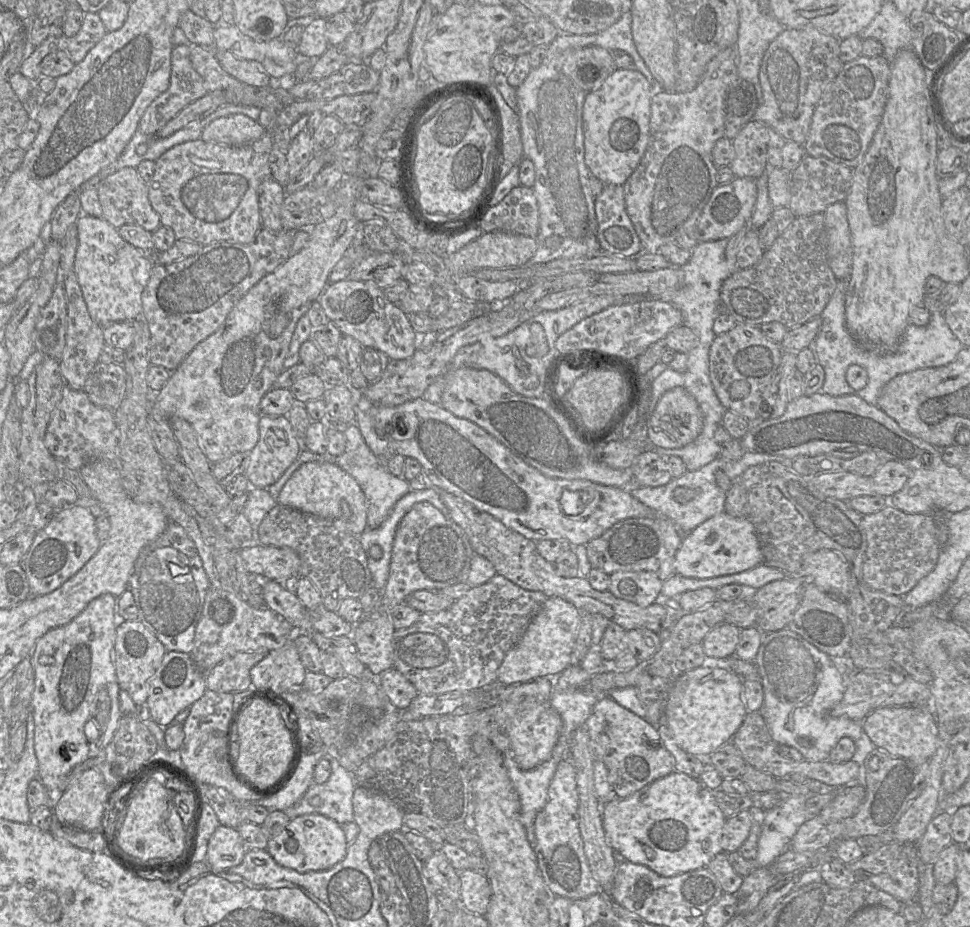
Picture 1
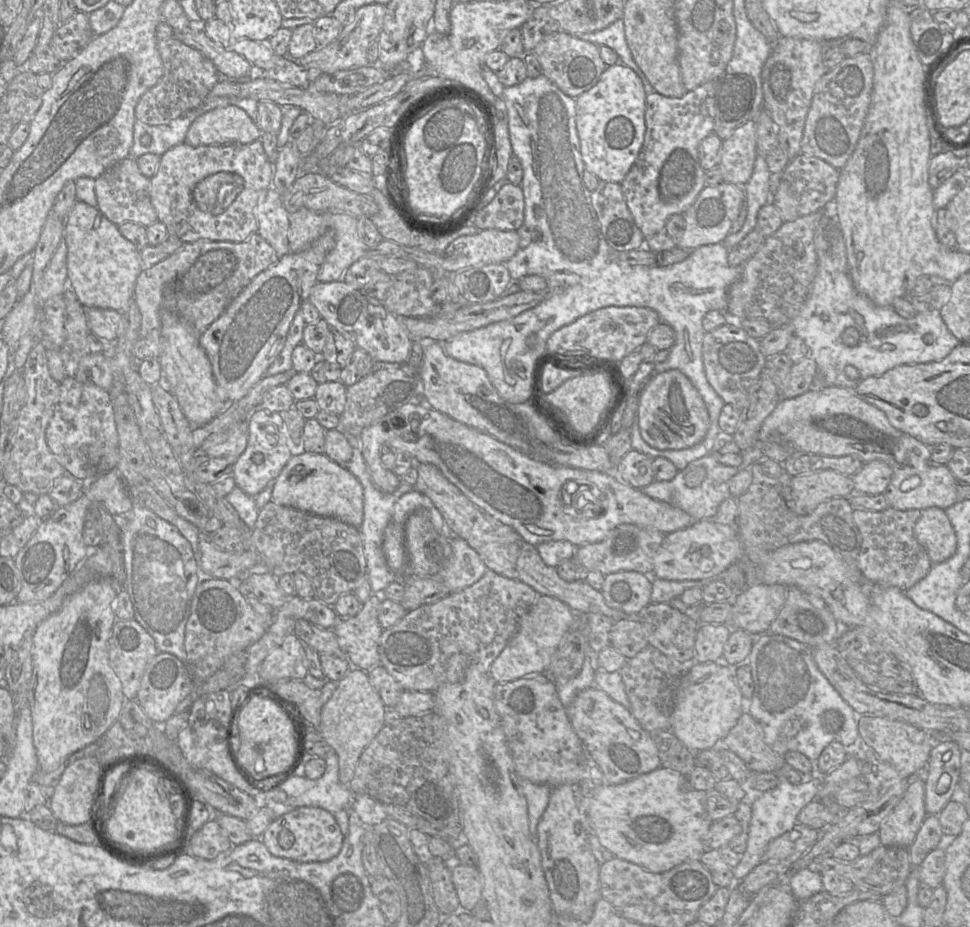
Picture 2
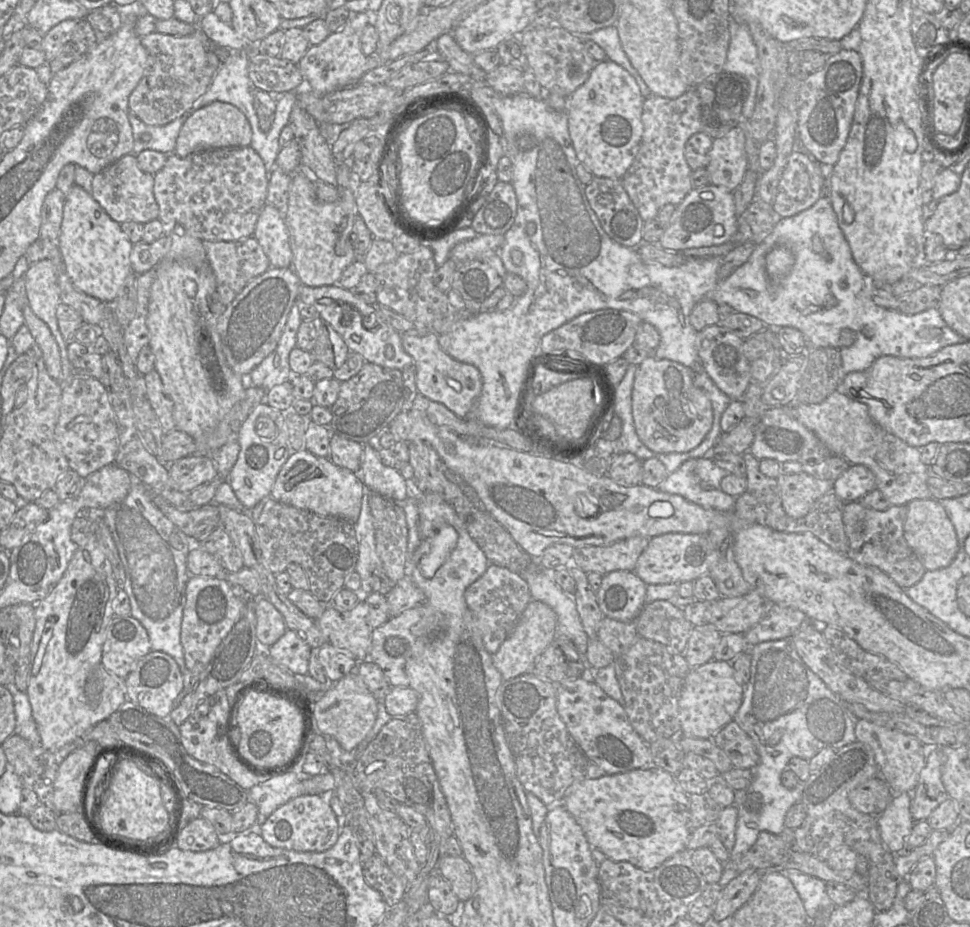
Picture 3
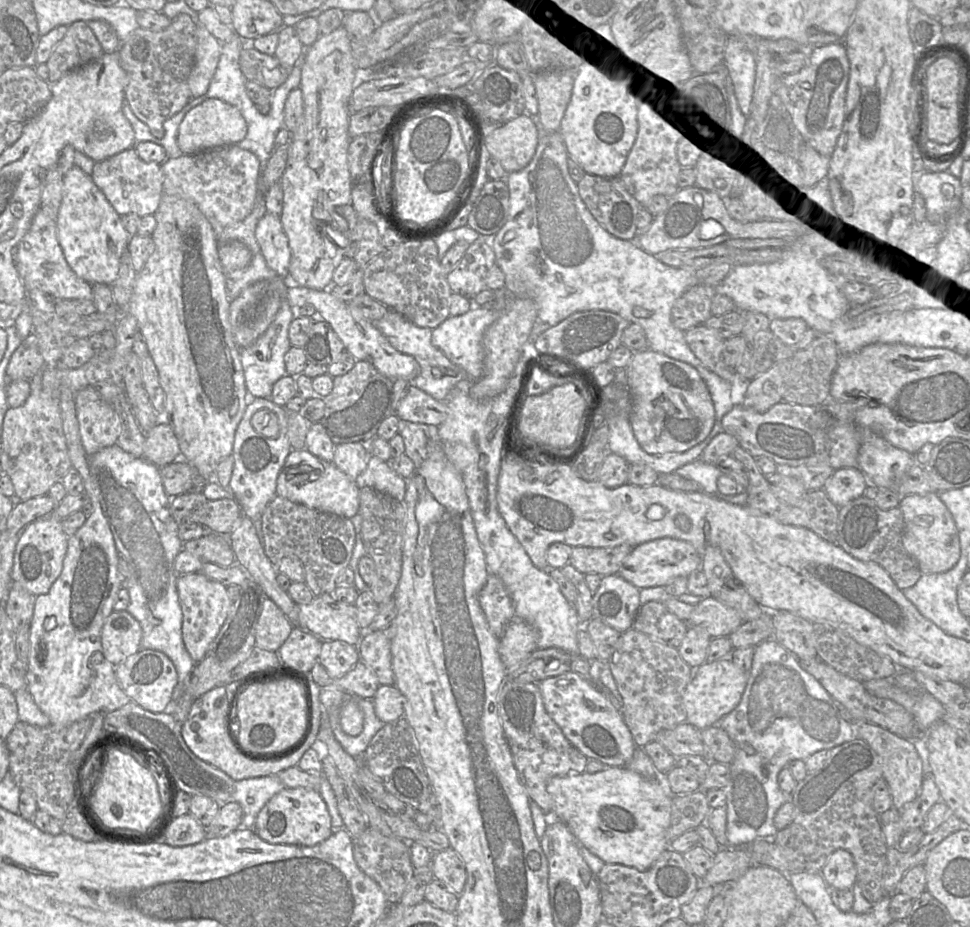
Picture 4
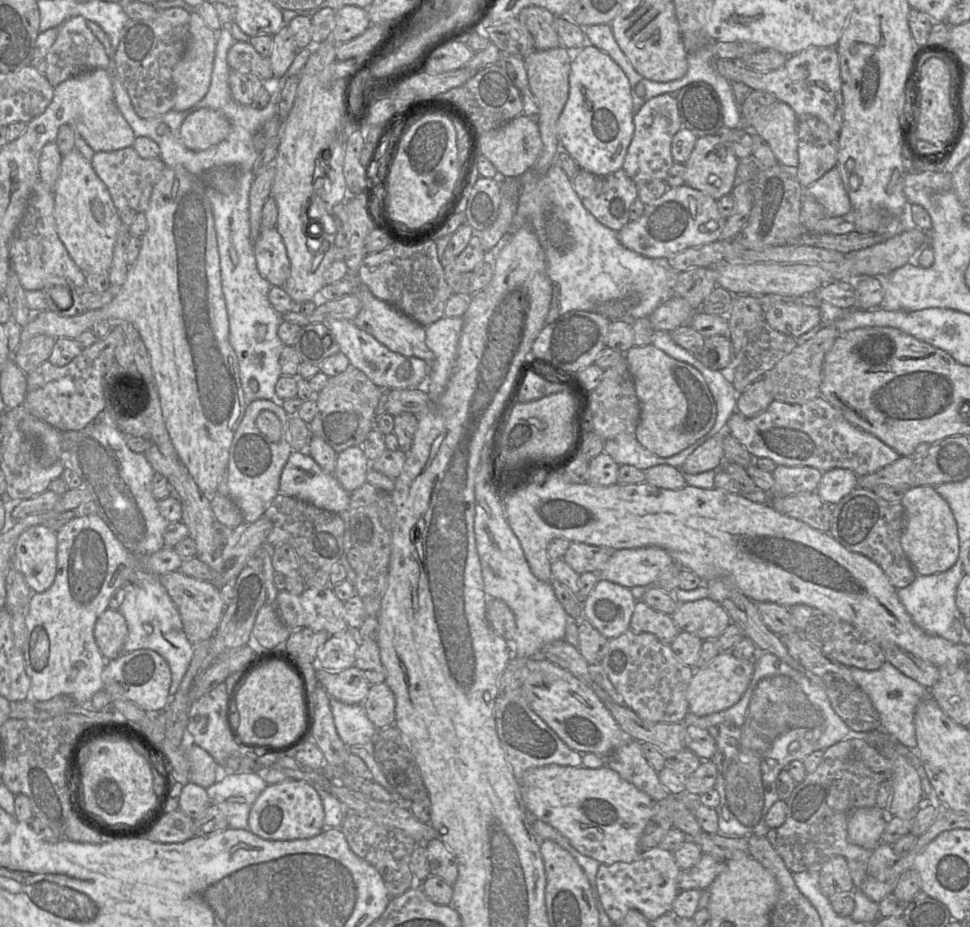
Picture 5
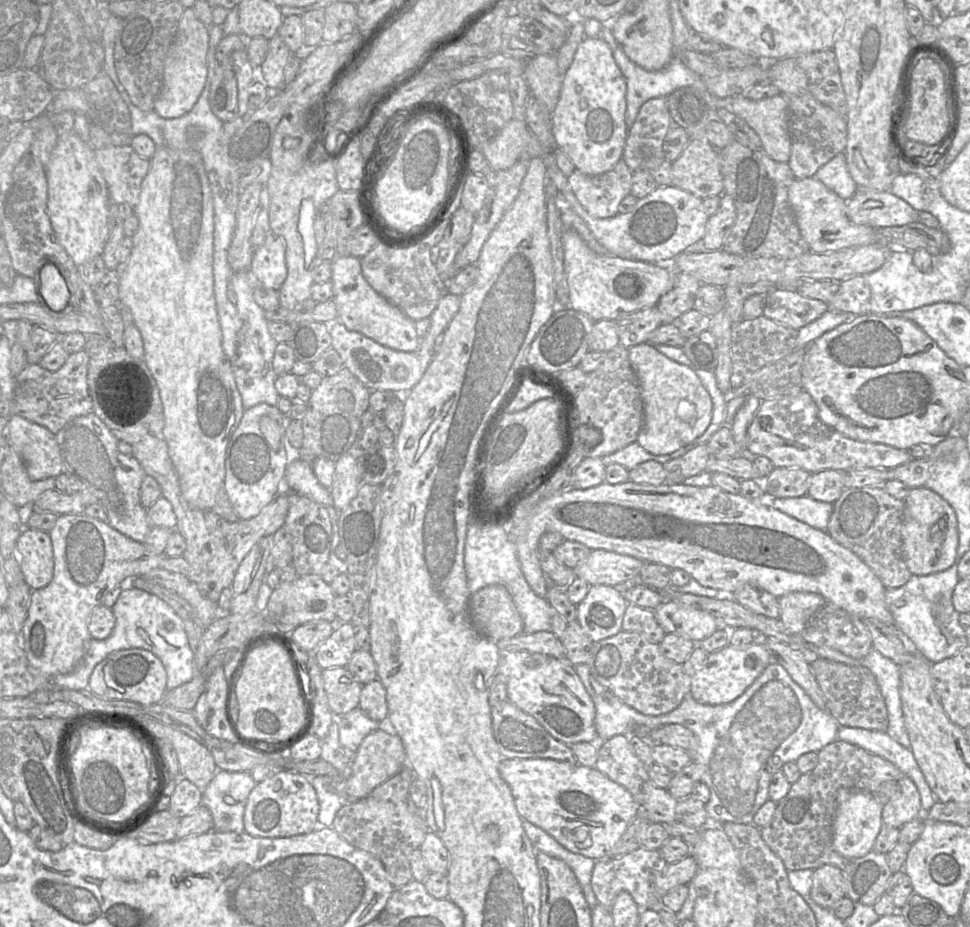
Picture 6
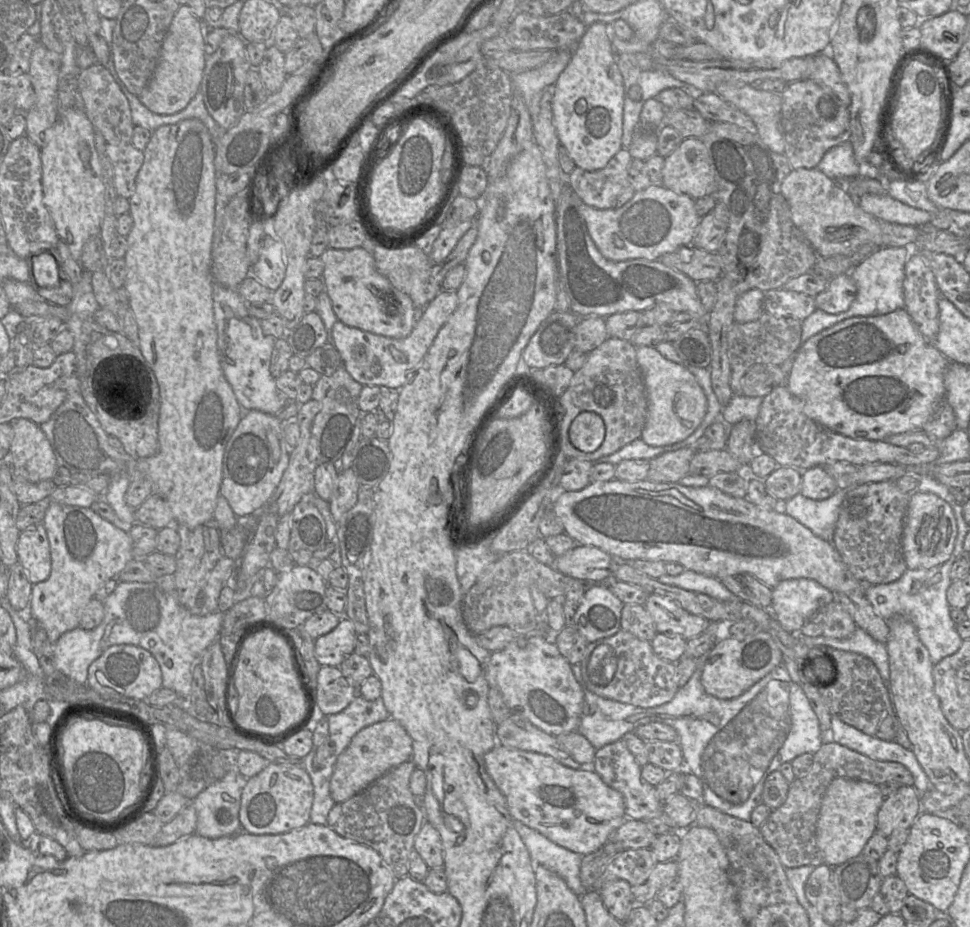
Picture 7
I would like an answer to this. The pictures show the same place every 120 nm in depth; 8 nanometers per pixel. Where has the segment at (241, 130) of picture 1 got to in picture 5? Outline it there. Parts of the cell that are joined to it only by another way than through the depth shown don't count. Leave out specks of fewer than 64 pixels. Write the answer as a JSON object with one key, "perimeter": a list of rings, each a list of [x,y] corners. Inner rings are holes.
{"perimeter":[[[200,108],[190,113],[181,125],[181,138],[192,151],[204,151],[224,139],[231,131],[228,118],[220,111]]]}

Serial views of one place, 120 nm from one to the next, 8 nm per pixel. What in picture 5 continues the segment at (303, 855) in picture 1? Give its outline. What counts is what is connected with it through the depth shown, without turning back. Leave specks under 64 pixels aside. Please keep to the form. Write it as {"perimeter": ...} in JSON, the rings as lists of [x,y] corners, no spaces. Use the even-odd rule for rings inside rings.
{"perimeter":[[[286,779],[267,785],[258,796],[248,816],[248,829],[266,840],[308,839],[326,829],[324,817],[323,804],[314,787],[305,781]]]}

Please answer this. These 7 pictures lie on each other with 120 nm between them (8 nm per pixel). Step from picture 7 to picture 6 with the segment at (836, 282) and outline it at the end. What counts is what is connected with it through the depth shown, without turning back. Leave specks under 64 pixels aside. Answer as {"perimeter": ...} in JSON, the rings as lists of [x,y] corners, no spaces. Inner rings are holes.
{"perimeter":[[[855,275],[839,283],[839,289],[827,304],[829,310],[843,311],[860,315],[869,303],[871,290],[865,276]]]}

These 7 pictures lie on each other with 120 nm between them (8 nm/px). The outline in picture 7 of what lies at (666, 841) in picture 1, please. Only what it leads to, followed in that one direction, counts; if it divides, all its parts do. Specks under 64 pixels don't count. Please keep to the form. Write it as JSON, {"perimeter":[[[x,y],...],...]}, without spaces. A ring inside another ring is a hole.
{"perimeter":[[[498,744],[486,753],[485,767],[499,790],[503,793],[509,812],[515,820],[543,834],[552,842],[582,856],[600,849],[610,835],[626,819],[622,793],[608,786],[594,770],[567,767],[553,757]]]}

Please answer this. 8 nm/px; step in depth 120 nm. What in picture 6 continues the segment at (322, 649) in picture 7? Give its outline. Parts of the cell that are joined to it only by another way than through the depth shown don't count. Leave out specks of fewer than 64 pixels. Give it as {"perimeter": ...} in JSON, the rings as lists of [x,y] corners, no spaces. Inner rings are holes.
{"perimeter":[[[337,621],[335,630],[314,651],[314,658],[321,669],[347,667],[355,644],[356,628],[350,622]]]}

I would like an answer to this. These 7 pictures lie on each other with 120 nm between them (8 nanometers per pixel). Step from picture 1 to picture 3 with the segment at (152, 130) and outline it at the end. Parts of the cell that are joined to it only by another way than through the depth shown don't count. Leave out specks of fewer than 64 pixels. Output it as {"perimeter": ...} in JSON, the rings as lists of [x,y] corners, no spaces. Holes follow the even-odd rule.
{"perimeter":[[[200,28],[191,35],[181,37],[152,32],[141,36],[140,42],[148,54],[147,69],[129,96],[129,109],[145,124],[163,126],[187,112],[209,88],[216,72],[207,61],[207,49],[213,49],[213,44],[209,44],[208,37]]]}

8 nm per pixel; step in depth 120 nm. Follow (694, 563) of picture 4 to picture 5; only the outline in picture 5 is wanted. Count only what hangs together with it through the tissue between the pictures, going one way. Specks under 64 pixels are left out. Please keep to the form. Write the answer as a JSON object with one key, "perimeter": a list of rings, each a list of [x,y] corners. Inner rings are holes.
{"perimeter":[[[647,546],[616,550],[598,574],[626,588],[654,587],[657,577],[674,564],[671,555],[663,548]]]}

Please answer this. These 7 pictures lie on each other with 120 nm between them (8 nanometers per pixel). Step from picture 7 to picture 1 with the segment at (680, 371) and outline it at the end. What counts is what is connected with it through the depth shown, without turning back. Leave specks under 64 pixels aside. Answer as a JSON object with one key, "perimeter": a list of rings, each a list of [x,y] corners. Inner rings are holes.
{"perimeter":[[[675,387],[661,396],[648,418],[648,442],[666,449],[681,448],[693,442],[702,428],[703,413],[696,399],[684,388]]]}

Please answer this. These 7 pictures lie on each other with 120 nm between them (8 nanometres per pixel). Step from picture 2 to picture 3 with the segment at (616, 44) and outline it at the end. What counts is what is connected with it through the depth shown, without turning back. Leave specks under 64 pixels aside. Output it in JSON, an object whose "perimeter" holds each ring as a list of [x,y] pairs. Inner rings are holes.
{"perimeter":[[[616,25],[604,27],[591,33],[577,34],[577,36],[582,41],[591,40],[598,44],[605,51],[607,59],[626,69],[636,80],[640,88],[641,95],[645,99],[653,95],[625,54]]]}

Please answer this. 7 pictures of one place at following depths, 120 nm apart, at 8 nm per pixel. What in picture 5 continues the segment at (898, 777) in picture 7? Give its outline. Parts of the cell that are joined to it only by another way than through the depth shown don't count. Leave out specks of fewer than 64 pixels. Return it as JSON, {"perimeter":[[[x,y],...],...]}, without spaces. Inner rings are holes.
{"perimeter":[[[844,739],[824,750],[817,768],[807,773],[803,781],[796,783],[791,795],[785,800],[787,804],[786,819],[777,828],[770,828],[767,840],[783,859],[792,873],[817,871],[834,856],[843,856],[848,864],[855,889],[860,889],[866,880],[866,870],[873,850],[852,844],[847,838],[847,824],[851,813],[858,808],[876,806],[876,797],[881,783],[891,779],[893,765],[882,753],[868,742],[859,739]]]}

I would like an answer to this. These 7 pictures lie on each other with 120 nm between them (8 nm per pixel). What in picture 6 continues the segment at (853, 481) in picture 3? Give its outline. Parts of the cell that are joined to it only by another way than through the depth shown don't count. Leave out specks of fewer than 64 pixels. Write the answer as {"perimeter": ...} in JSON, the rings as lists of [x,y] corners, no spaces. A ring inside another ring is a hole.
{"perimeter":[[[822,470],[811,475],[807,495],[817,501],[835,503],[841,496],[844,474],[838,470]]]}

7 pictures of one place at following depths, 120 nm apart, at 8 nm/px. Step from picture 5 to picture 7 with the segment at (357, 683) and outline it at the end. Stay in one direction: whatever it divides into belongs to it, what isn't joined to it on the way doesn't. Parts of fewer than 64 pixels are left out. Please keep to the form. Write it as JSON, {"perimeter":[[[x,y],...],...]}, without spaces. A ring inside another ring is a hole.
{"perimeter":[[[321,666],[316,678],[318,716],[343,711],[358,695],[358,688],[343,675],[340,667]]]}

